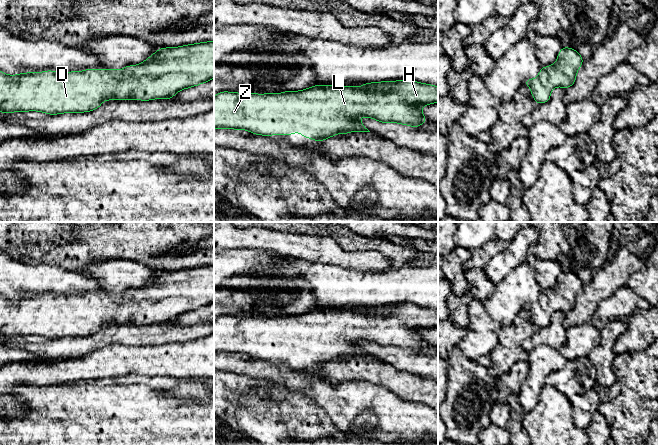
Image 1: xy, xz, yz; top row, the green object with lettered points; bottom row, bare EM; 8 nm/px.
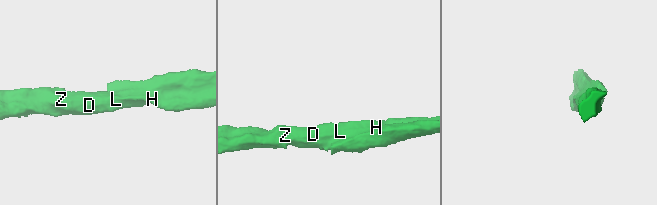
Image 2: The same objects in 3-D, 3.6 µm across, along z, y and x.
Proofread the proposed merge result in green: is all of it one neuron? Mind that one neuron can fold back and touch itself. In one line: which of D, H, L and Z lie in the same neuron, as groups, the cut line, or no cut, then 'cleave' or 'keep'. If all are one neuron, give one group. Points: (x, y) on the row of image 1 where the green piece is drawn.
D H L Z | no cut | keep

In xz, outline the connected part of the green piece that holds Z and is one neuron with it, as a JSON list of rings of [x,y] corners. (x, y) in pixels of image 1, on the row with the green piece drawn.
[[[410,79],[363,83],[360,87],[315,85],[282,93],[223,91],[214,96],[214,129],[246,130],[262,136],[301,133],[304,138],[319,143],[337,134],[370,132],[359,120],[360,117],[417,128],[427,121],[422,107],[437,102],[438,86]]]

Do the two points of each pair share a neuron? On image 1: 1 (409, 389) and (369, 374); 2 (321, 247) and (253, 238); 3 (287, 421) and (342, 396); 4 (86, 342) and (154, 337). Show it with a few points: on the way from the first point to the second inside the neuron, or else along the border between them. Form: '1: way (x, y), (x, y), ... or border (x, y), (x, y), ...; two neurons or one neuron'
1: way (399, 382), (384, 374), (379, 374); one neuron
2: way (304, 247), (270, 240); one neuron
3: border (315, 403), (324, 410), (334, 425); two neurons
4: way (103, 340), (109, 335), (137, 335); one neuron

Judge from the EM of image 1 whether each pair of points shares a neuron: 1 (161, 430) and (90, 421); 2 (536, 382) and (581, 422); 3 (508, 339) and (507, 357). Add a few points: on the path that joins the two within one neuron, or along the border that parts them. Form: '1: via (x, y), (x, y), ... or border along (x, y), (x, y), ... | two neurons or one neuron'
1: via (143, 430), (108, 430) | one neuron
2: border along (563, 368), (551, 372), (546, 377), (545, 383) | two neurons
3: via (508, 343), (507, 353) | one neuron

